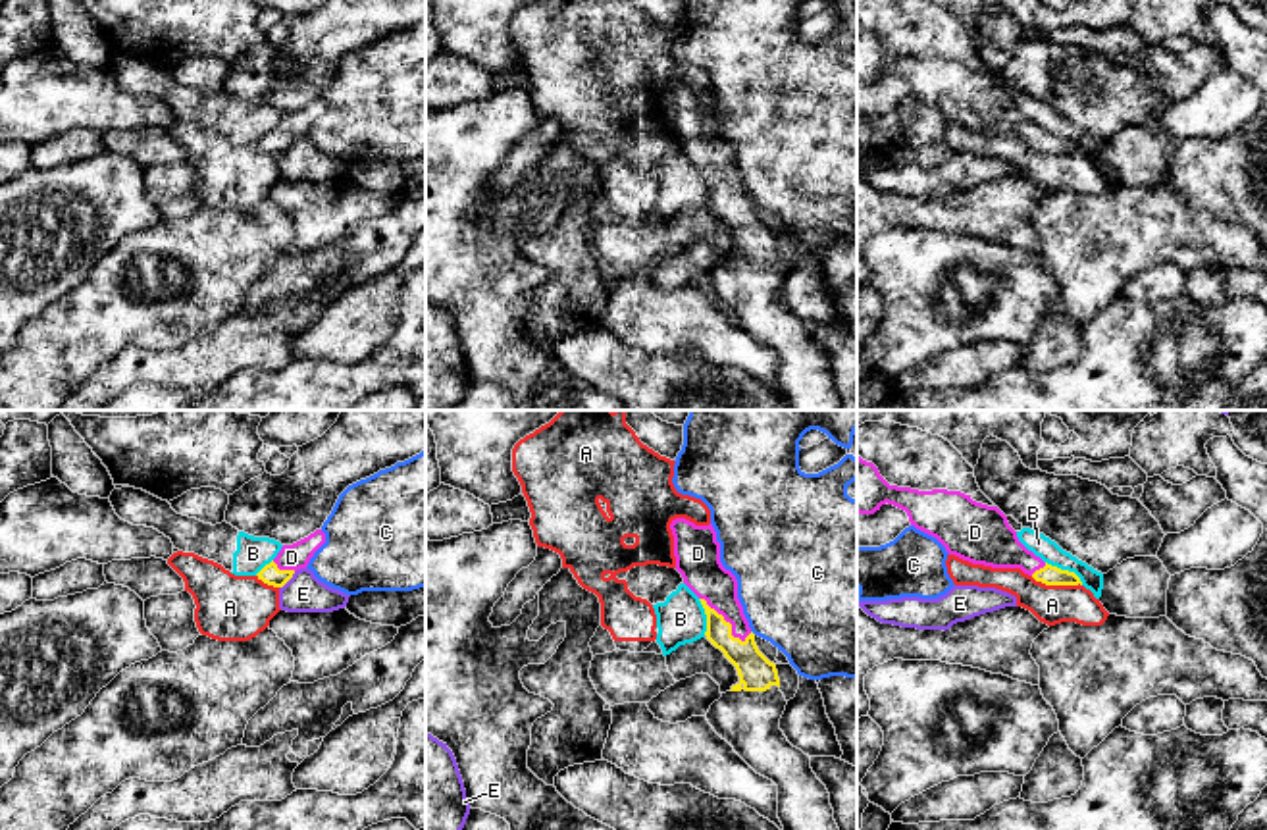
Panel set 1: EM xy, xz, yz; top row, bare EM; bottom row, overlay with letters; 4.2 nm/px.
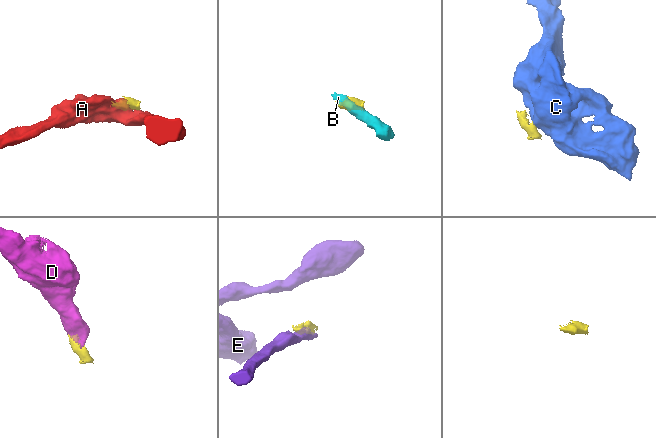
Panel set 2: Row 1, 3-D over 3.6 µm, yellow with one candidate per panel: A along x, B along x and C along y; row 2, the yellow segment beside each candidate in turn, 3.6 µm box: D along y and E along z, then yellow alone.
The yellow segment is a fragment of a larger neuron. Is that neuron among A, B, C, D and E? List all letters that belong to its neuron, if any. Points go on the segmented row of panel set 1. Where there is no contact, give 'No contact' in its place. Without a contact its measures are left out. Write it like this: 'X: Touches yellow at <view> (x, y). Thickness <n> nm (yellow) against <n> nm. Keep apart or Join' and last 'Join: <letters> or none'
A: Touches yellow at yz (1056, 584). Thickness 80 nm (yellow) against 160 nm. Keep apart
B: Touches yellow at yz (1065, 570). Thickness 80 nm (yellow) against 90 nm. Keep apart
C: No contact. Keep apart
D: Touches yellow at xz (724, 621). Thickness 150 nm (yellow) against 170 nm. Join
E: Touches yellow at xy (287, 580). Thickness 90 nm (yellow) against 160 nm. Keep apart
Join: D

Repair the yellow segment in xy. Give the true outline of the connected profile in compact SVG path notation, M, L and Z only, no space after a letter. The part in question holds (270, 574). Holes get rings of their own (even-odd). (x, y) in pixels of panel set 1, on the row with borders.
M316 530L308 537L283 545L277 557L256 576L268 585L283 587L297 570L306 568L314 553L325 543L325 533Z

